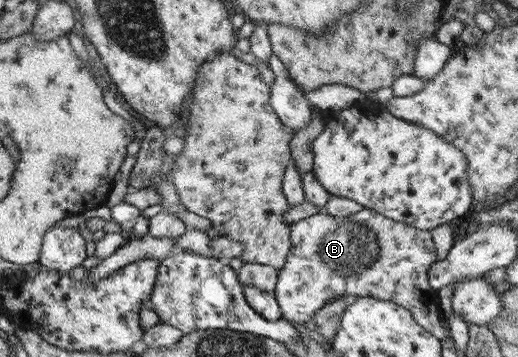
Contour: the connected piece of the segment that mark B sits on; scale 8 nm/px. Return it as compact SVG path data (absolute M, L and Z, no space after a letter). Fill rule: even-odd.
M362 208L345 218L329 216L321 210L311 216L289 224L290 249L284 266L277 273L273 295L280 309L280 318L299 324L313 319L314 313L329 302L341 298L373 298L388 301L406 309L414 321L438 340L450 340L442 326L439 296L428 284L427 272L436 262L436 252L431 232L423 232L402 222L384 217L378 212Z

